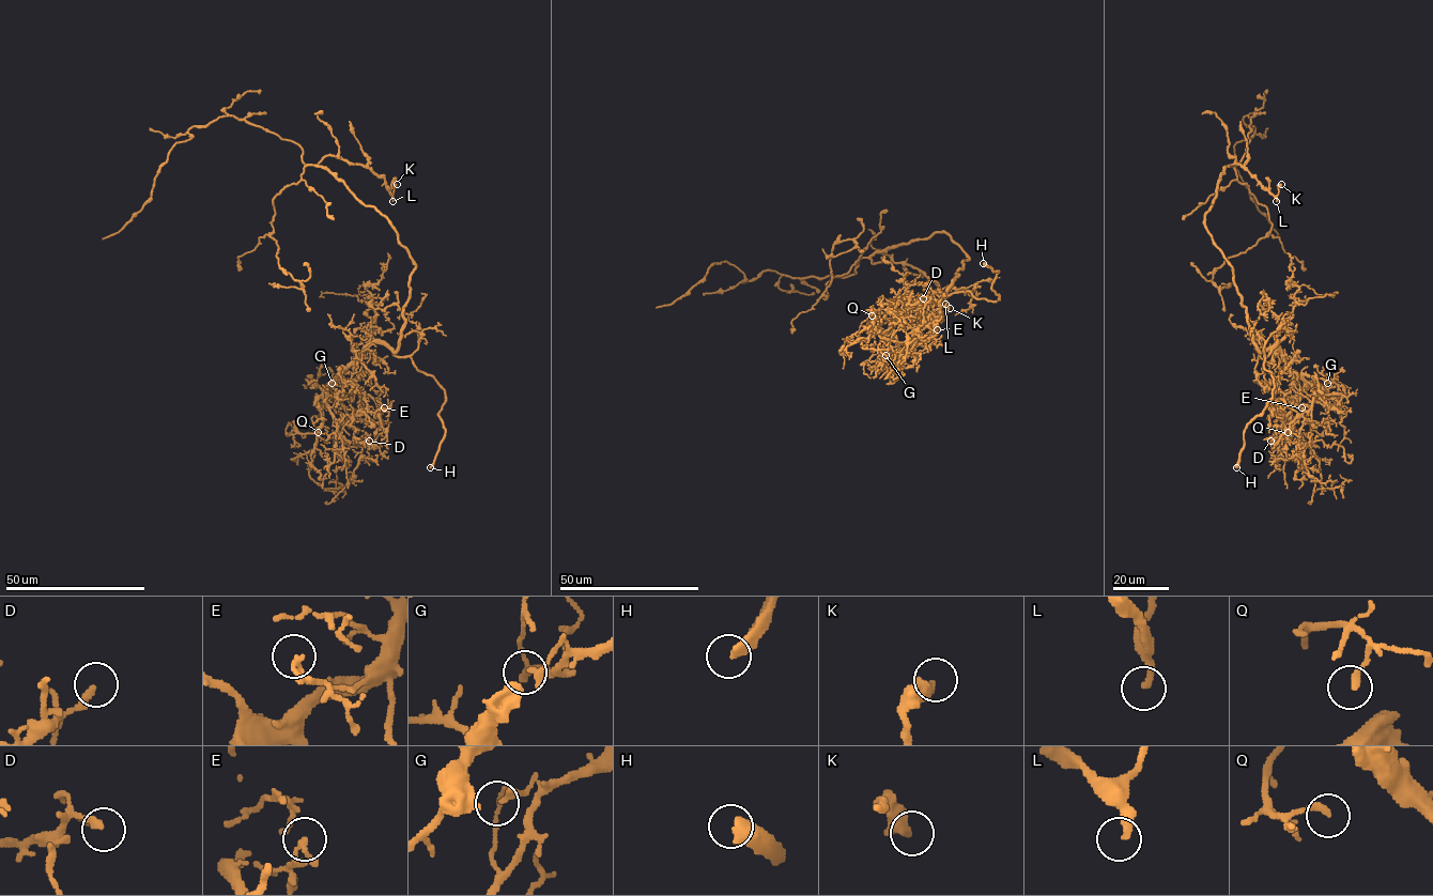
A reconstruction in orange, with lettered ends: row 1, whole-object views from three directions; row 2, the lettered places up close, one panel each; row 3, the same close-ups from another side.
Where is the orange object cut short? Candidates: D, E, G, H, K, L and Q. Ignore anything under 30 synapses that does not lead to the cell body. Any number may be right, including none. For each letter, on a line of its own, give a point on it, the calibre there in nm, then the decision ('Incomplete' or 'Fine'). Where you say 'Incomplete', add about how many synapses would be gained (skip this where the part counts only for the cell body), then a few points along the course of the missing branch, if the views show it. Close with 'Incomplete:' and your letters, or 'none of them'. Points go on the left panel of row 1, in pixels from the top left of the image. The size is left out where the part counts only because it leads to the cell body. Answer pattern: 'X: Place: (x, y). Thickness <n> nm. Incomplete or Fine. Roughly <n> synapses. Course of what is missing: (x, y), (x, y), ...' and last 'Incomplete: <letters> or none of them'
D: Place: (369, 441). Thickness 260 nm. Fine
E: Place: (384, 407). Thickness 200 nm. Fine
G: Place: (332, 383). Thickness 240 nm. Fine
H: Place: (430, 467). Thickness 440 nm. Incomplete. Course of what is missing: (430, 467), (419, 490), (411, 495)
K: Place: (397, 184). Thickness 550 nm. Fine
L: Place: (393, 201). Thickness 260 nm. Incomplete. Roughly 50 synapses. Course of what is missing: (393, 201), (394, 226), (380, 271), (366, 297), (344, 317)
Q: Place: (318, 432). Thickness 220 nm. Fine
Incomplete: H, L

